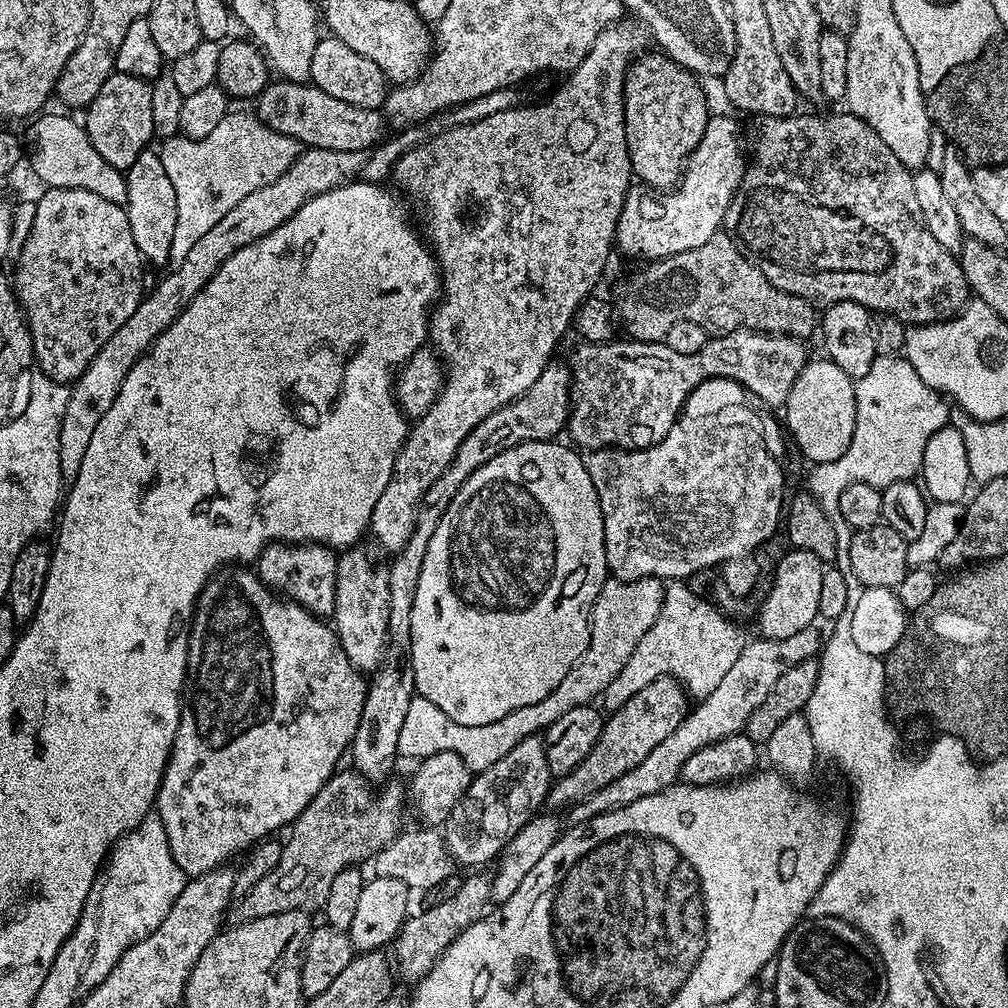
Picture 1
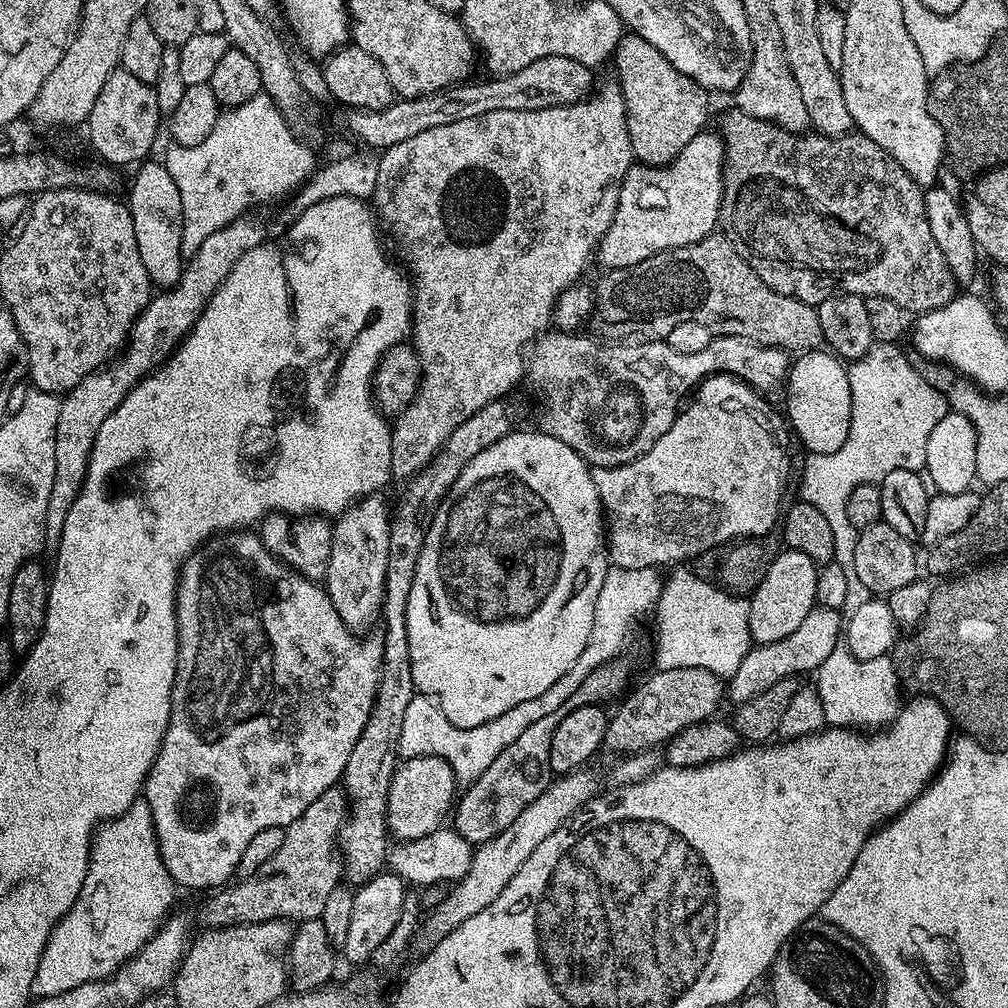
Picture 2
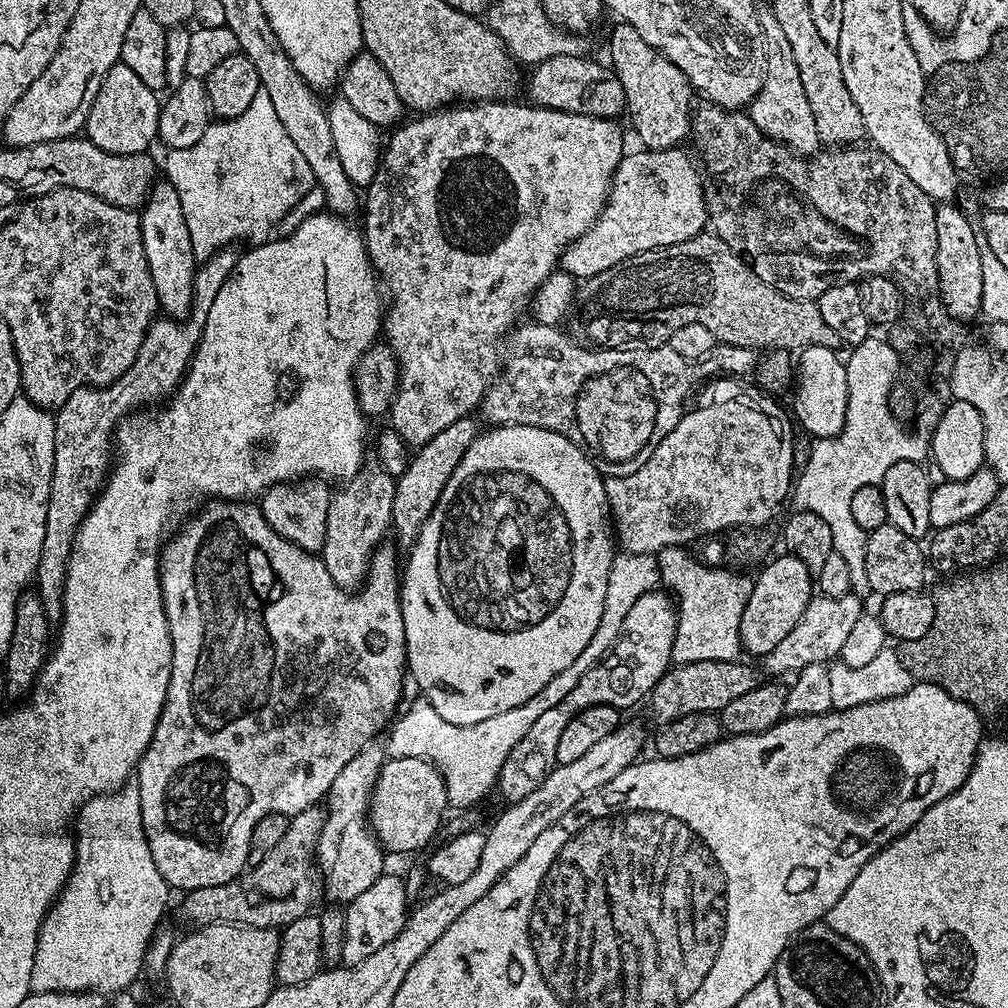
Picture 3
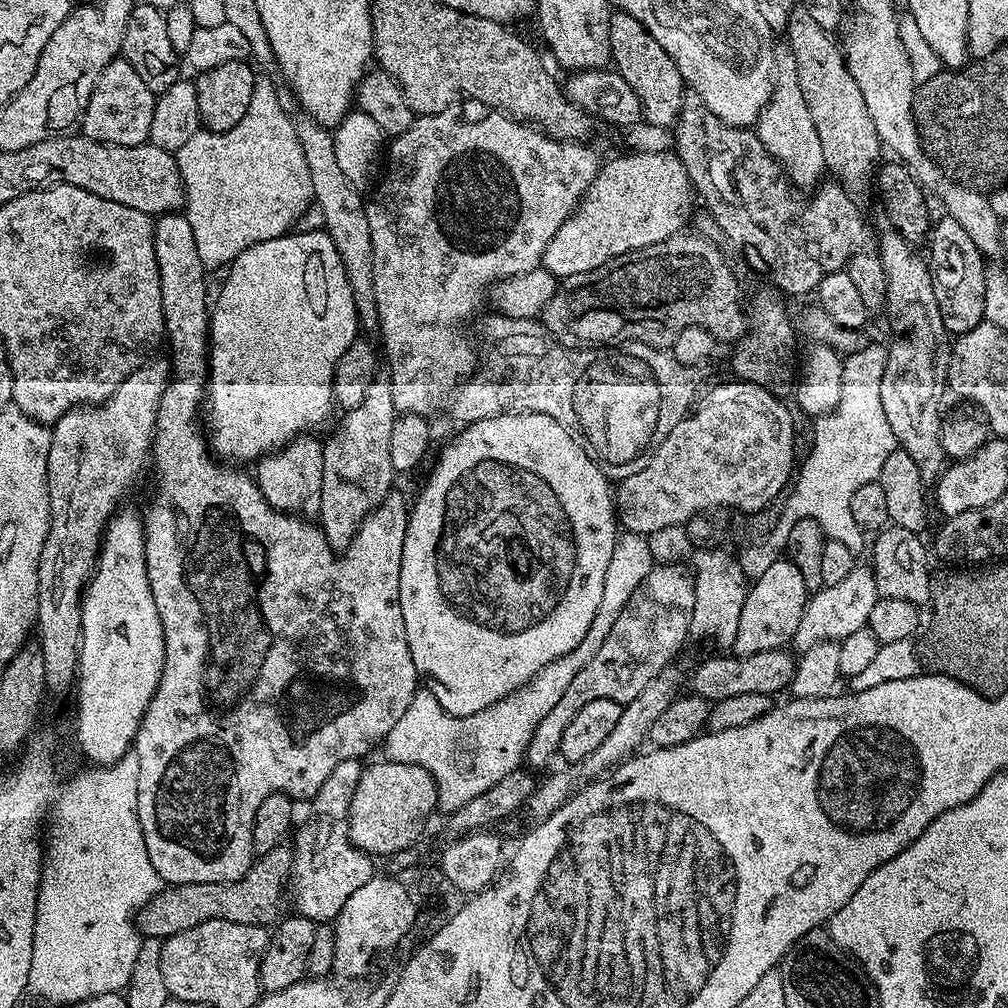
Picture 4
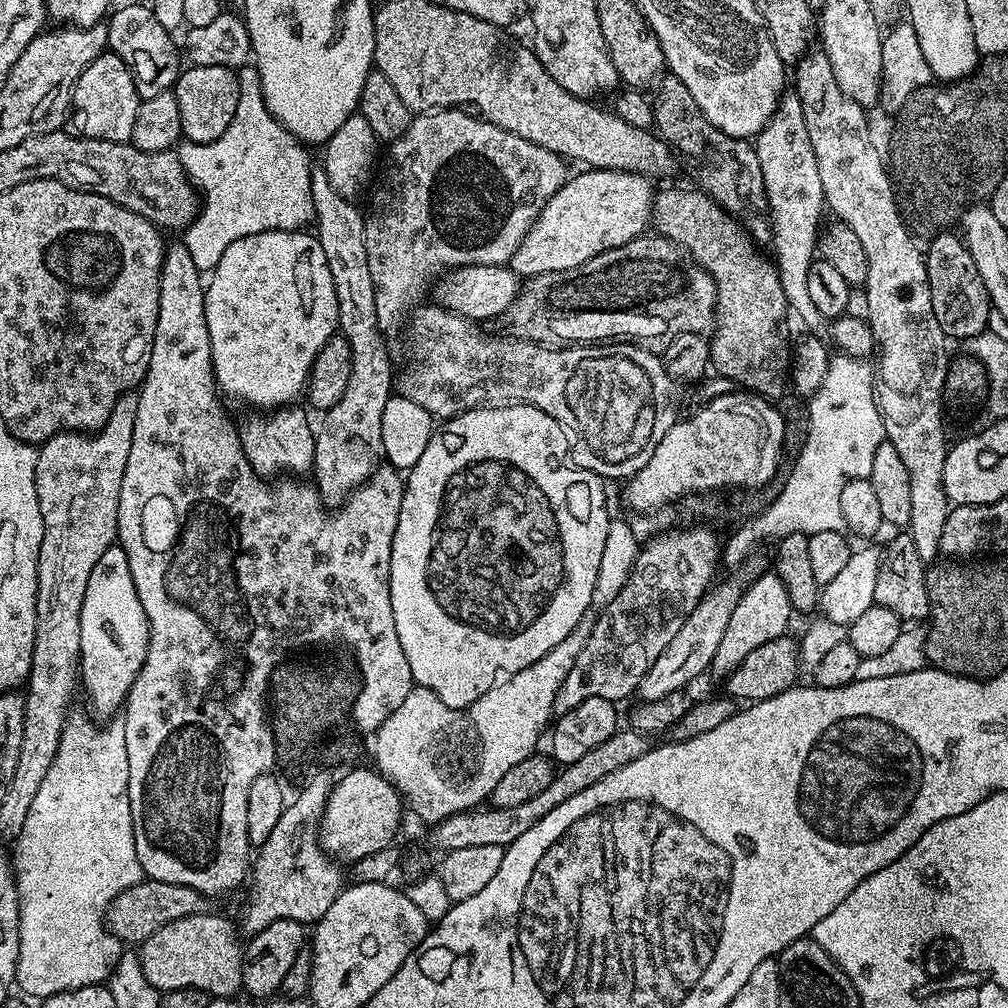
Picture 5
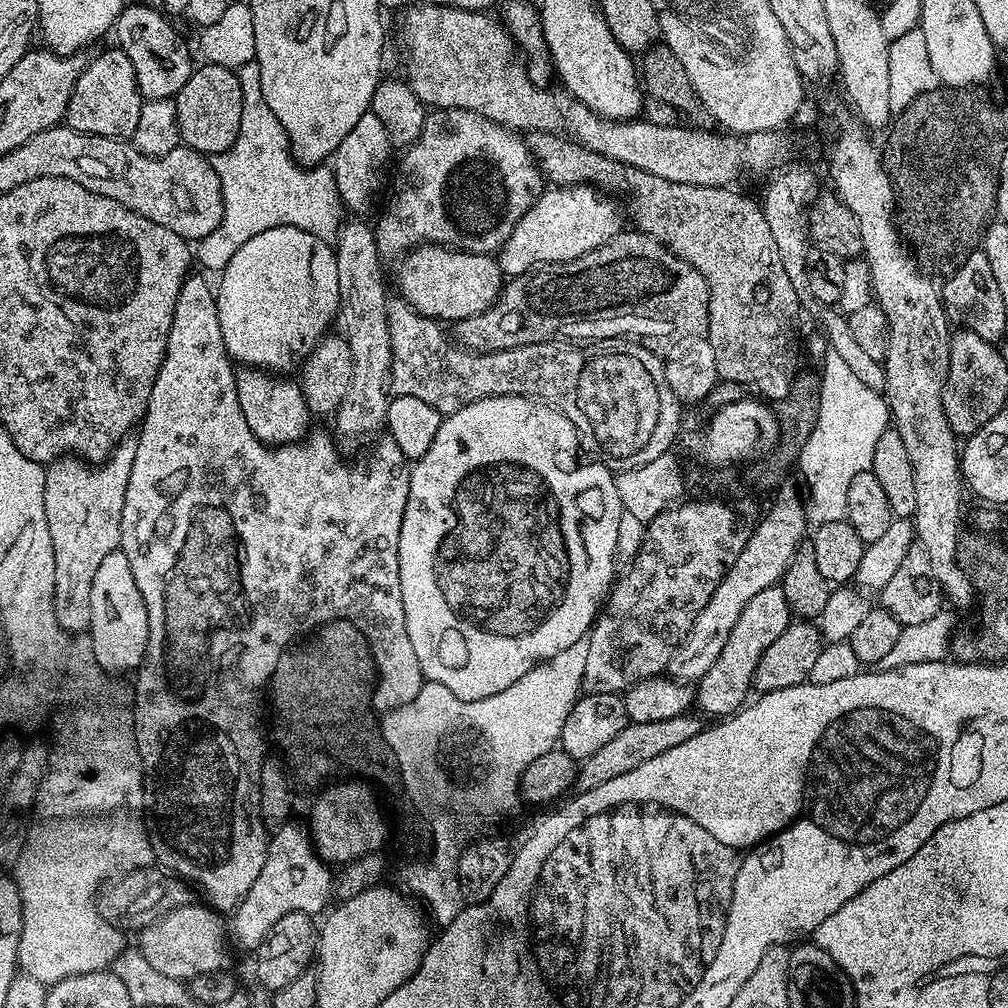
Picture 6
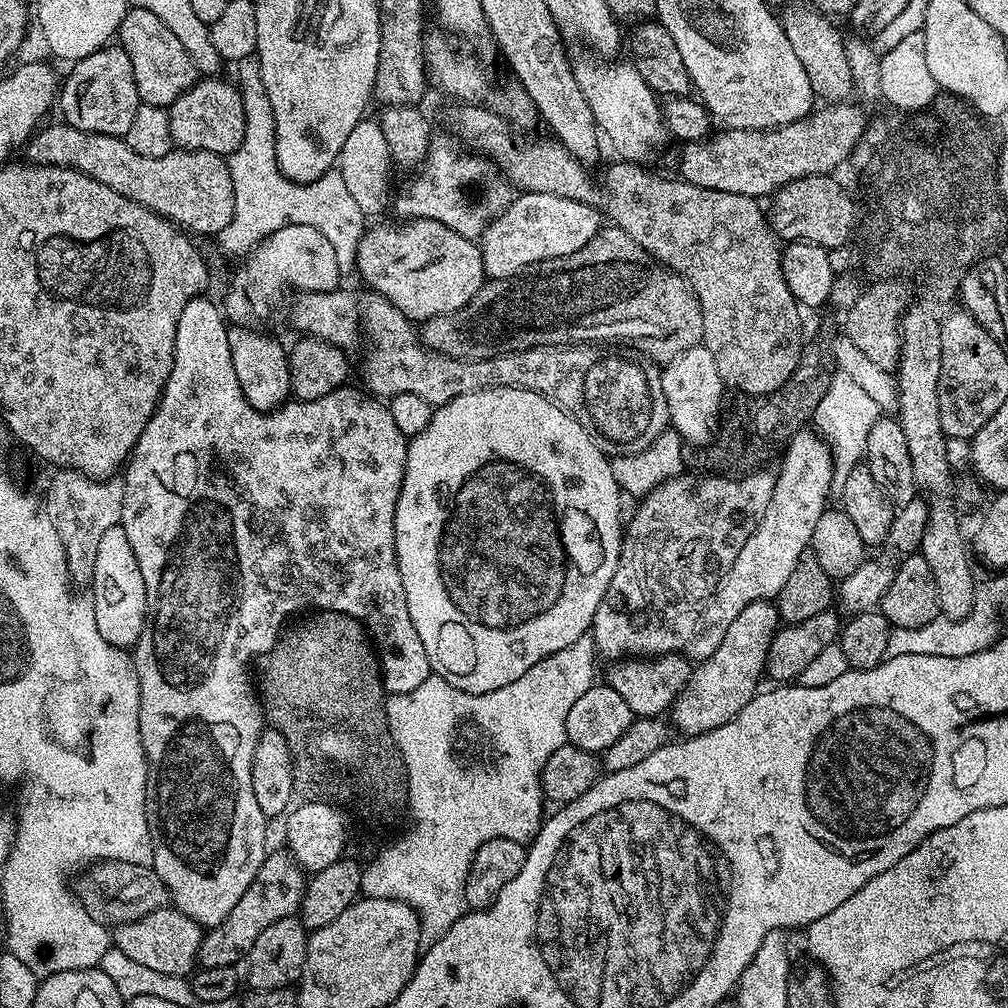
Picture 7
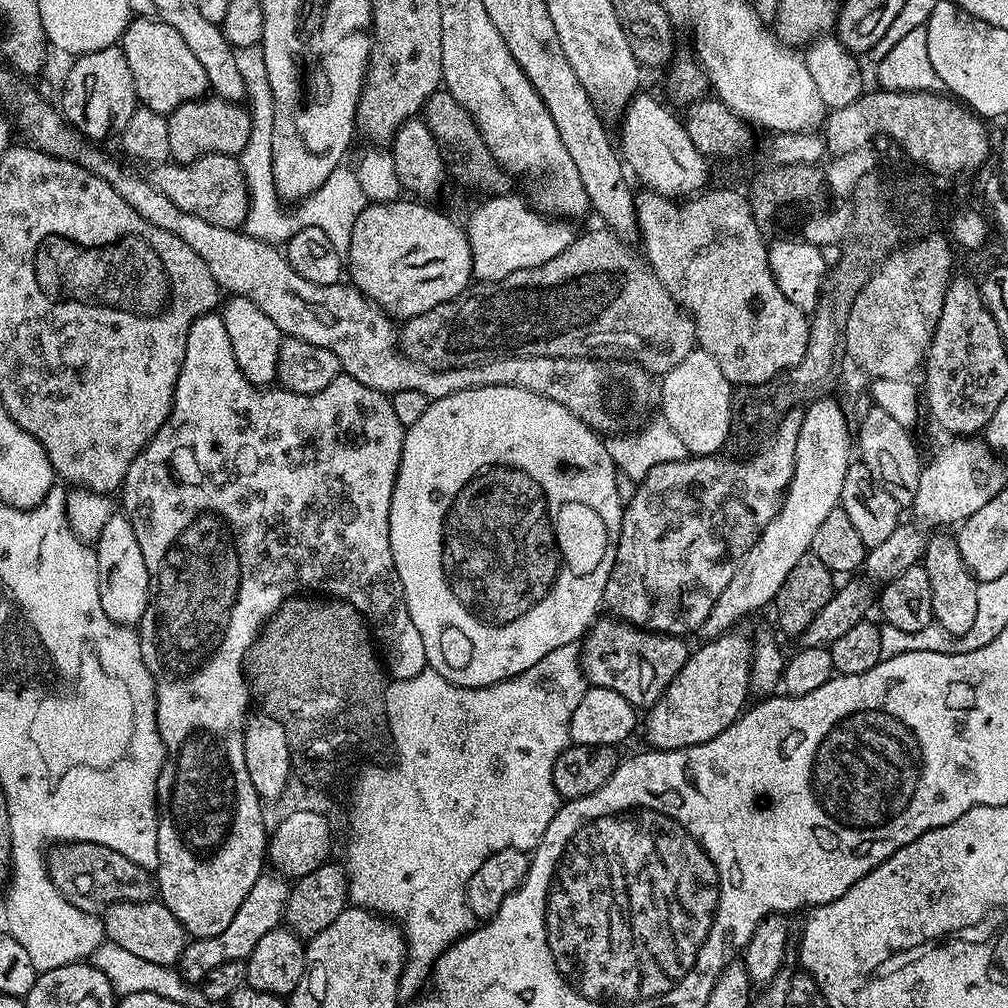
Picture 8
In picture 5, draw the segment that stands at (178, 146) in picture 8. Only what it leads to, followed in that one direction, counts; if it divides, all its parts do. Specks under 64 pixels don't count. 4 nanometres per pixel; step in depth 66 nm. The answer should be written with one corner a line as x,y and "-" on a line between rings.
201,64
185,67
174,85
174,91
182,110
184,136
191,143
214,142
236,123
242,95
242,80
237,69

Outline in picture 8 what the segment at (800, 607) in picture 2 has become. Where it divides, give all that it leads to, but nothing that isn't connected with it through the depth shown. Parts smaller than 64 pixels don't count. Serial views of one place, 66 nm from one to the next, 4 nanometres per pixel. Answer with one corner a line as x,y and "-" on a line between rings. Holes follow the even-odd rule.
729,630
722,636
709,639
688,657
686,666
678,670
674,682
666,686
662,698
647,709
642,720
642,732
648,735
653,749
665,752
698,746
718,738
749,703
752,687
752,648
736,633
-
748,700
748,701
747,701
-
745,703
745,704
744,704

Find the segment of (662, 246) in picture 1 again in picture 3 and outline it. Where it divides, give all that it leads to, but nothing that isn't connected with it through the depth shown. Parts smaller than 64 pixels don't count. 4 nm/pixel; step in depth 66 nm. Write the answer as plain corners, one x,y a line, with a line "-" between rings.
677,146
663,150
629,151
624,155
612,176
612,184
608,187
608,201
604,203
600,216
588,227
586,234
582,234
565,248
559,267
575,278
587,278
602,274
602,270
610,270
610,266
637,256
640,252
686,242
705,231
709,219
708,207
704,201
702,172
697,161
688,157
686,149
687,147

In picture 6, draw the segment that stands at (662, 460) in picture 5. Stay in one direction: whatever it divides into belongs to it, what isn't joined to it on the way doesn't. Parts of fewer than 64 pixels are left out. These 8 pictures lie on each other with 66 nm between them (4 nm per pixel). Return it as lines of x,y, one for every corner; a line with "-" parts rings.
748,399
752,400
732,400
713,414
704,433
692,444
697,461
708,466
732,466
737,463
735,460
748,460
751,456
760,455
763,457
777,445
780,428
775,411
763,399

